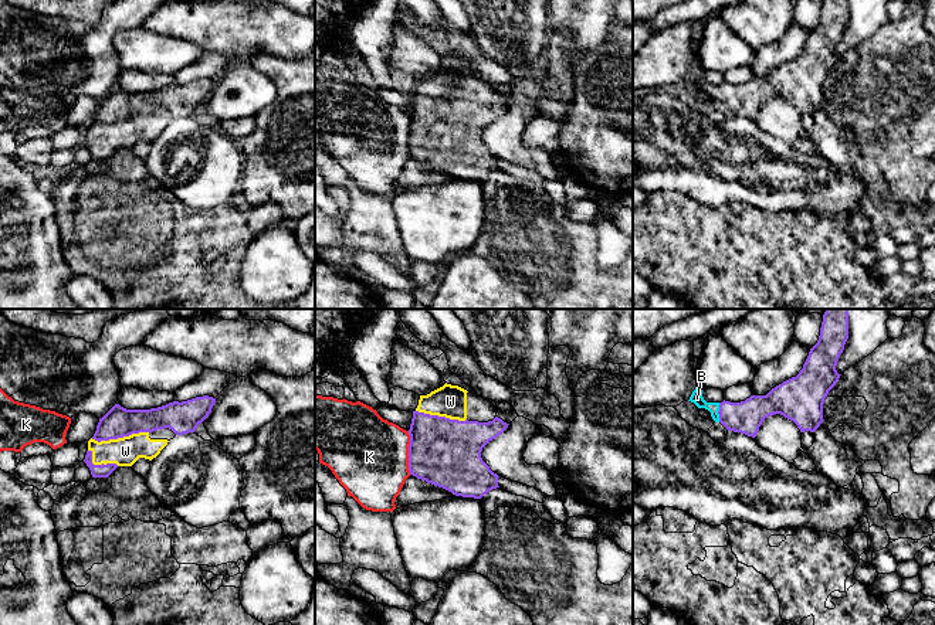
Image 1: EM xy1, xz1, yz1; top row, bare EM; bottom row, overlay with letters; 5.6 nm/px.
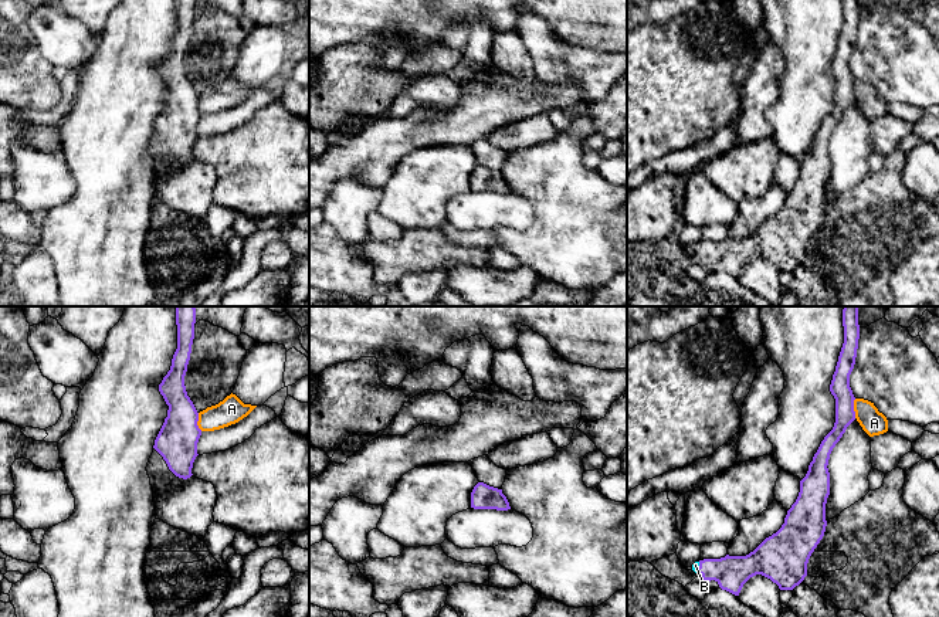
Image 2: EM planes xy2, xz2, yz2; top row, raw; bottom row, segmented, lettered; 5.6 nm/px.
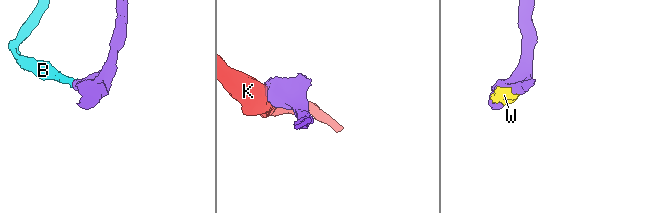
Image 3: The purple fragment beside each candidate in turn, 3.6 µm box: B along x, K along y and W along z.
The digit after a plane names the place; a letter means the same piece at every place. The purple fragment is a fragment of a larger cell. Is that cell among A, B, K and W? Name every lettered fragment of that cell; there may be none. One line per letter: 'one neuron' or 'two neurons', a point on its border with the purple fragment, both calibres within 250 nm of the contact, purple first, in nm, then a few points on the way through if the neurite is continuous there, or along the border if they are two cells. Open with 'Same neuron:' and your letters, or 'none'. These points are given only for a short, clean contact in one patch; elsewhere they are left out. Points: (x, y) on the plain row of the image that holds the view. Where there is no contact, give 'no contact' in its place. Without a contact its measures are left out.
Same neuron: B, W
A: two neurons; meets purple in yz2 at (853, 91); 110 nm thick on the purple side, 140 nm on the other; border along yz2 (856, 81), (854, 99)
B: one neuron; meets purple in yz1 at (718, 95); 190 nm thick on the purple side, 70 nm on the other; runs through yz1 (745, 99), (718, 95), (697, 81)
K: two neurons; meets purple in xz1 at (409, 135); 380 nm thick on the purple side, 440 nm on the other; border along xz1 (407, 114), (410, 156)
W: one neuron; meets purple in xy1 at (119, 119); 170 nm thick on the purple side, 160 nm on the other

